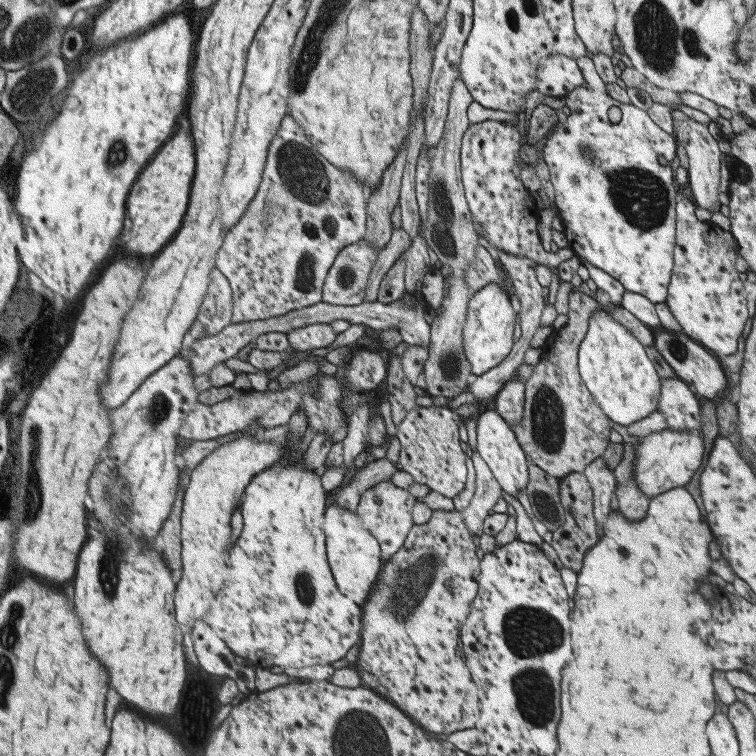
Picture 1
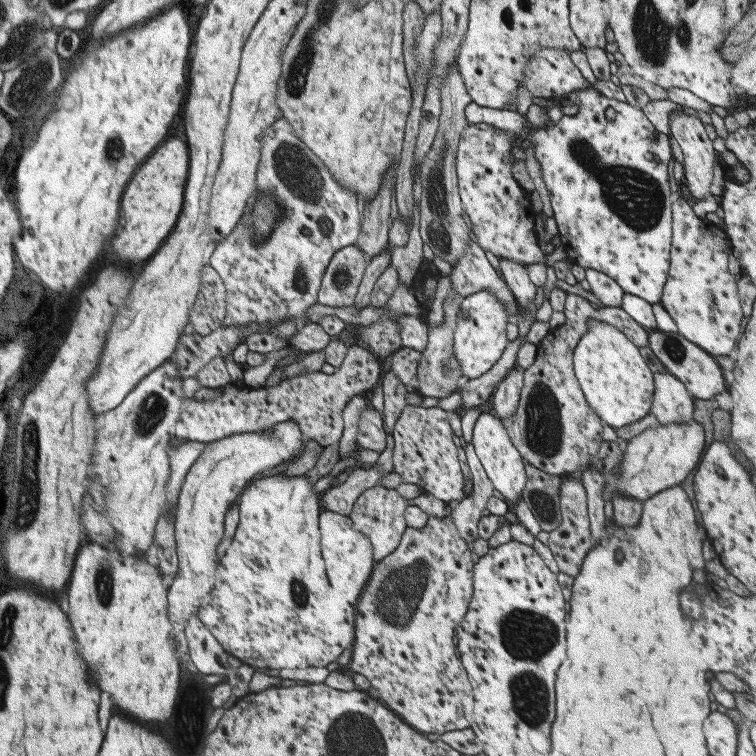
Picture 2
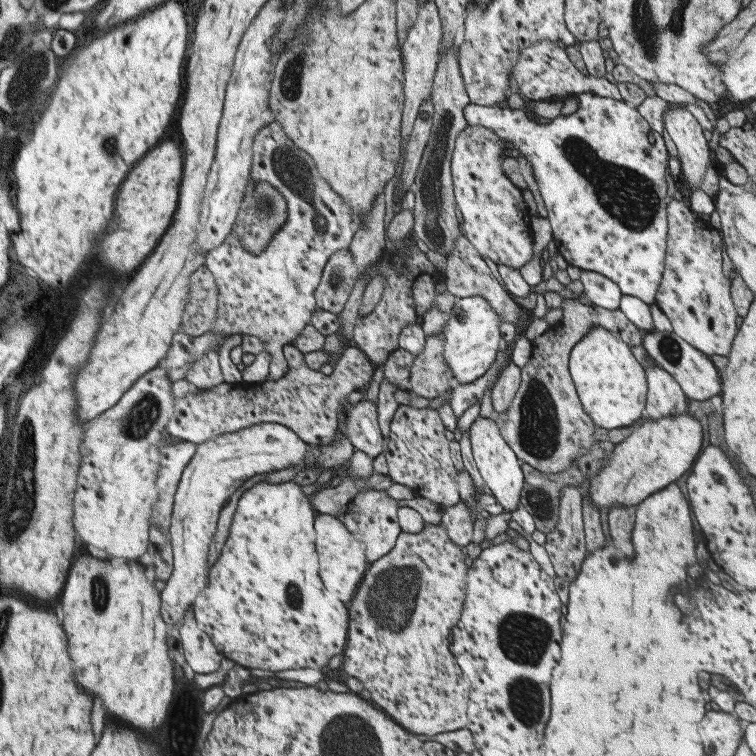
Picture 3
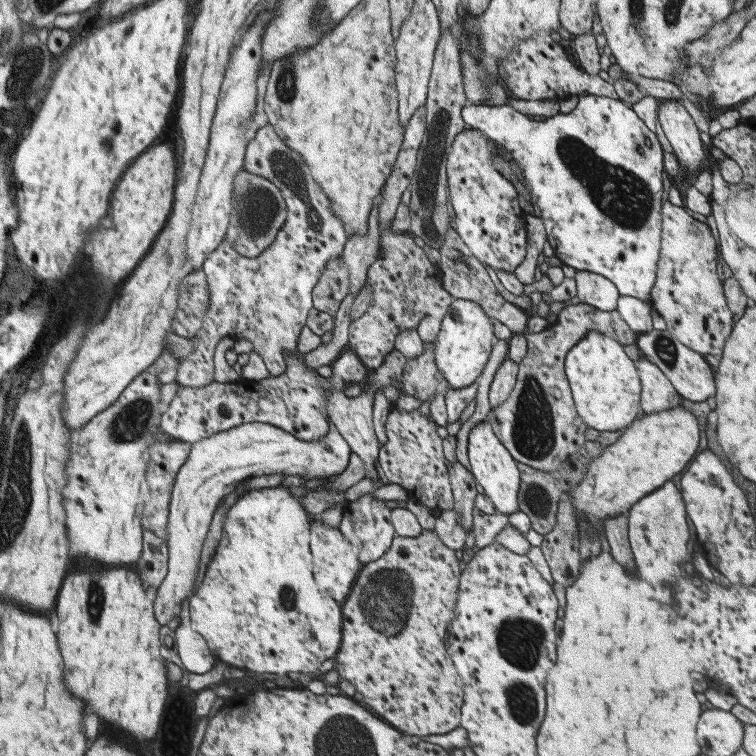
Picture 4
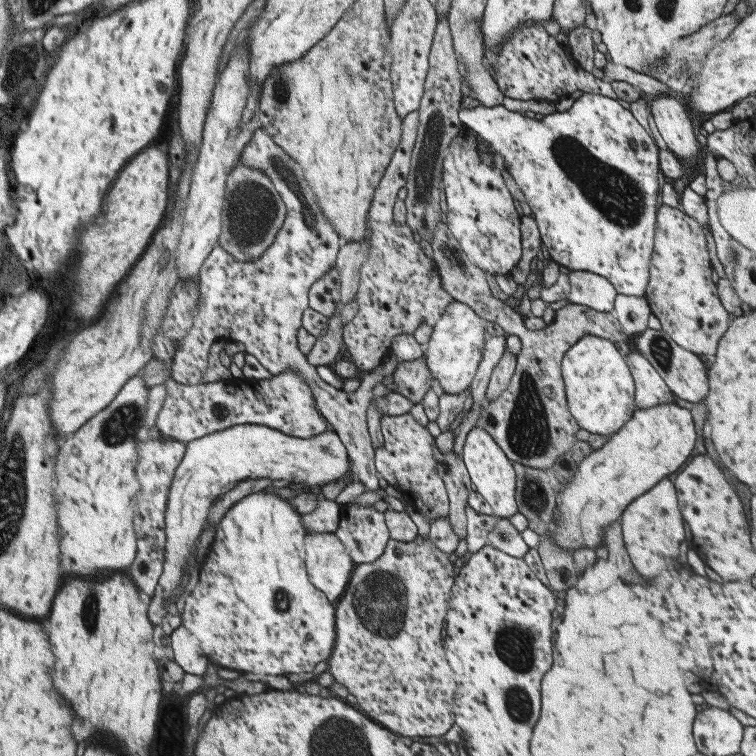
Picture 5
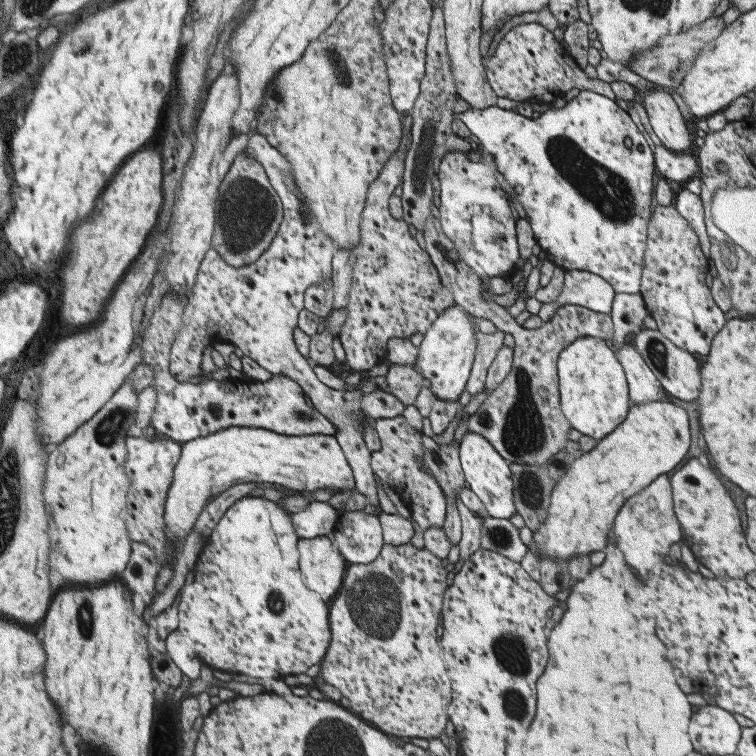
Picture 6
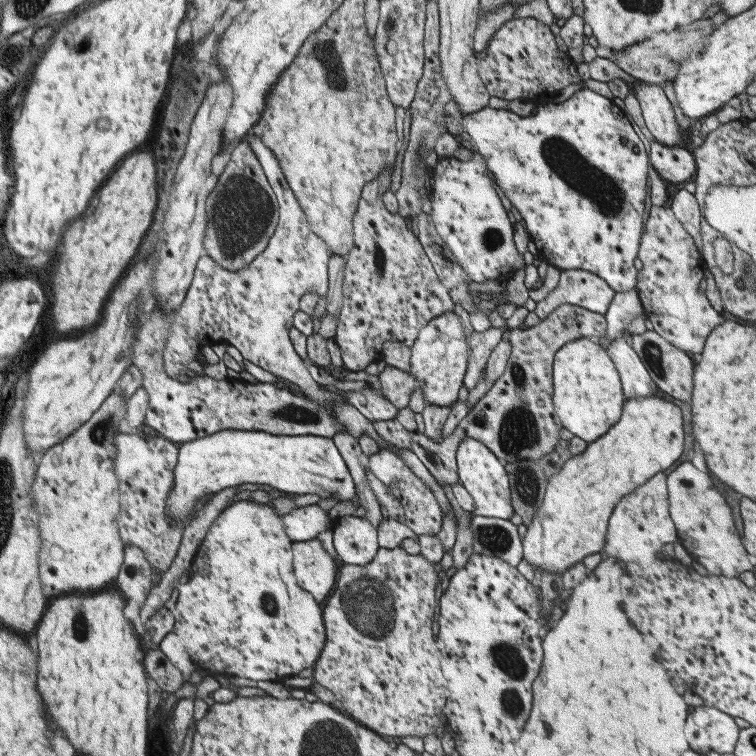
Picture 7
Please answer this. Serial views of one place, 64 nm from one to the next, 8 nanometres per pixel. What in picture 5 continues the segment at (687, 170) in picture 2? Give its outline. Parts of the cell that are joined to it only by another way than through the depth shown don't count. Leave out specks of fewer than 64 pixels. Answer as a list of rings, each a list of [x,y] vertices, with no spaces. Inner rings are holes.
[[[667,94],[649,96],[649,110],[655,122],[659,136],[663,138],[663,146],[667,146],[675,156],[693,160],[701,146],[697,144],[697,136],[693,136],[693,128],[685,114],[685,106]]]

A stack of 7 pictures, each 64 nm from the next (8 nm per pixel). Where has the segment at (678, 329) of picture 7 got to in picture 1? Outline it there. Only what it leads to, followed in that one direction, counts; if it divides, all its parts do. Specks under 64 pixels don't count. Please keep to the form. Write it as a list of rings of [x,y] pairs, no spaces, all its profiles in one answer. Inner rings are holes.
[[[679,198],[675,204],[675,234],[673,234],[673,268],[665,290],[665,306],[681,326],[681,334],[703,346],[715,358],[737,352],[737,340],[747,322],[745,294],[739,274],[733,268],[737,244],[729,232],[713,224],[699,222],[695,204]]]

